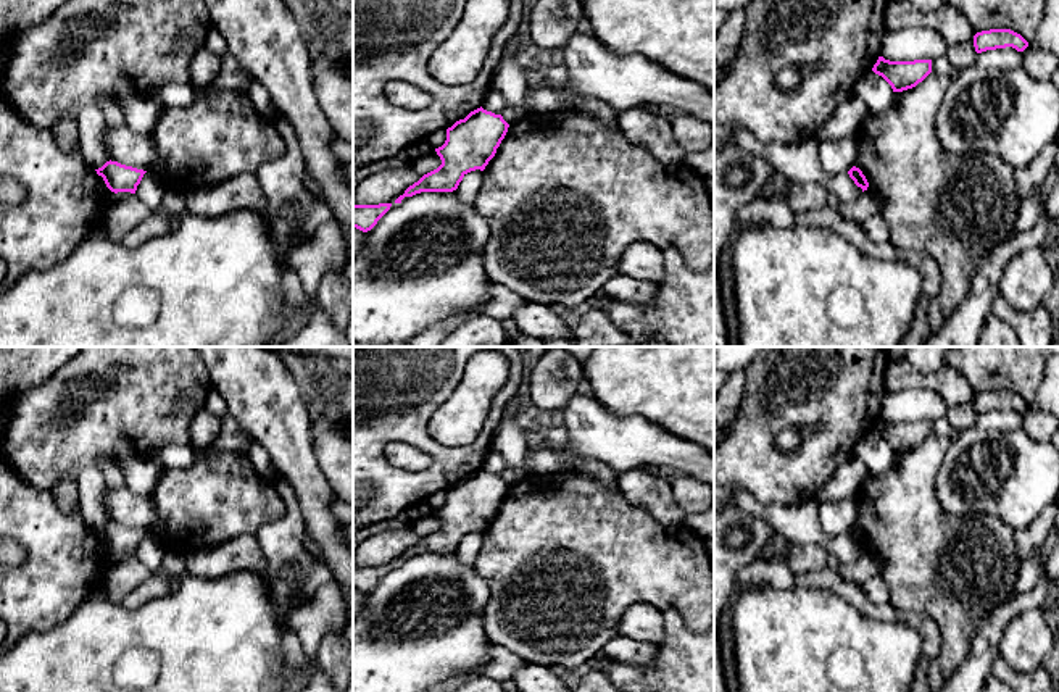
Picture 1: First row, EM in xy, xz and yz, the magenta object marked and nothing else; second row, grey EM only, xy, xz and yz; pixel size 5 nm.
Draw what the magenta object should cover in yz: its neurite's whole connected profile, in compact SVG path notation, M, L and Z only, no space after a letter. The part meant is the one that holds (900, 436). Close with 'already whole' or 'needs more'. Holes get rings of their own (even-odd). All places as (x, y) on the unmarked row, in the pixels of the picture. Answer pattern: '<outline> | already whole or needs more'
M878 418L872 432L882 437L893 453L903 453L916 448L932 434L932 421L890 423Z | already whole

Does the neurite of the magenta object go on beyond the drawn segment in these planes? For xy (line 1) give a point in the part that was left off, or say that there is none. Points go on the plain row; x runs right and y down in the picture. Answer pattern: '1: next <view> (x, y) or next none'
1: next none

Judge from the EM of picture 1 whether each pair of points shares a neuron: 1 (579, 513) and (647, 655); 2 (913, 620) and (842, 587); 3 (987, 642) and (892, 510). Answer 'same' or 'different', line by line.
1: different
2: same
3: different

